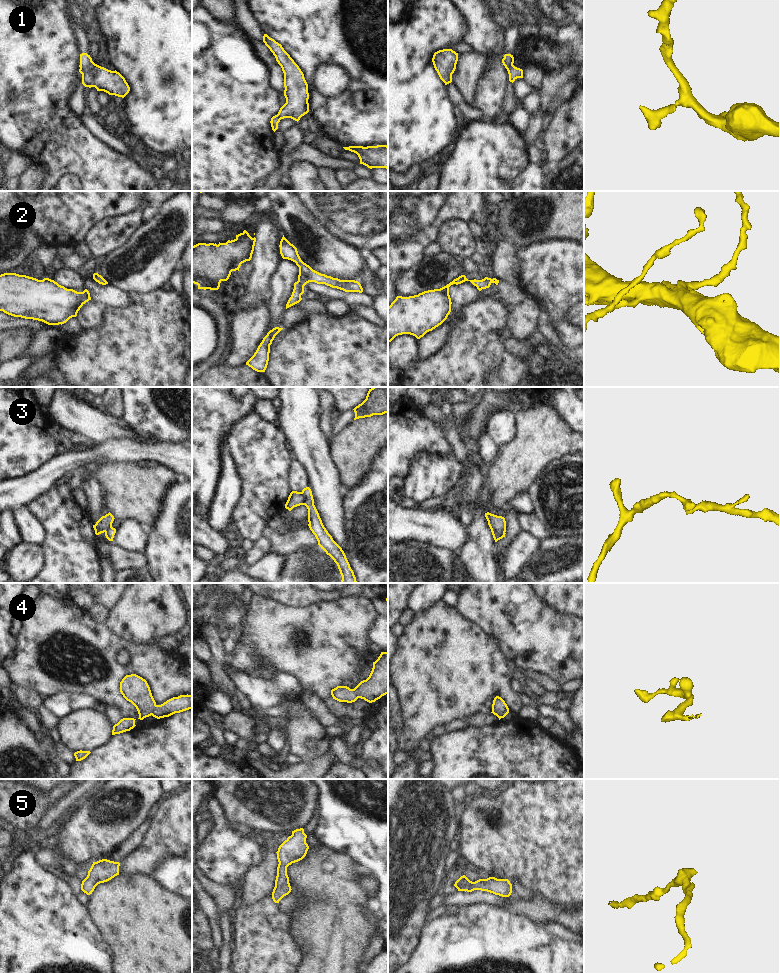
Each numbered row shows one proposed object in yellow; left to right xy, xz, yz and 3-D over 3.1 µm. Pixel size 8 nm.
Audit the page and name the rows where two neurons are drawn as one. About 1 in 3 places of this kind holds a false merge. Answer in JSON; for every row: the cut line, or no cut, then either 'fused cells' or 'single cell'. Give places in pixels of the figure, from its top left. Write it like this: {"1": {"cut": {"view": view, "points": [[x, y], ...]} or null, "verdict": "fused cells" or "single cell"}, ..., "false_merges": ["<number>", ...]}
{"1": {"cut": {"view": "yz", "points": [[512, 64], [507, 70]]}, "verdict": "fused cells"}, "2": {"cut": null, "verdict": "single cell"}, "3": {"cut": {"view": "yz", "points": [[491, 528], [498, 533], [504, 533]]}, "verdict": "fused cells"}, "4": {"cut": null, "verdict": "single cell"}, "5": {"cut": null, "verdict": "single cell"}, "false_merges": ["1", "3"]}

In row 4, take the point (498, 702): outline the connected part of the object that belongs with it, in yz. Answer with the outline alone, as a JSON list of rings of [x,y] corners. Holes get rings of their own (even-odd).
[[[496,696],[494,698],[491,713],[496,715],[499,718],[499,720],[501,718],[504,718],[509,713],[509,708],[501,697]]]

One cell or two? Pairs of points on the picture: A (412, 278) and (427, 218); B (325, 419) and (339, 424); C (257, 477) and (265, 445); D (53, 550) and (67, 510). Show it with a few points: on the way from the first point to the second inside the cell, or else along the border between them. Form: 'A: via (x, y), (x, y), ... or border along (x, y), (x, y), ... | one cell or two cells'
A: border along (424, 257), (398, 272) | two cells
B: border along (332, 424), (330, 438) | two cells
C: via (261, 469), (261, 453) | one cell
D: via (63, 540), (67, 536), (67, 520) | one cell

